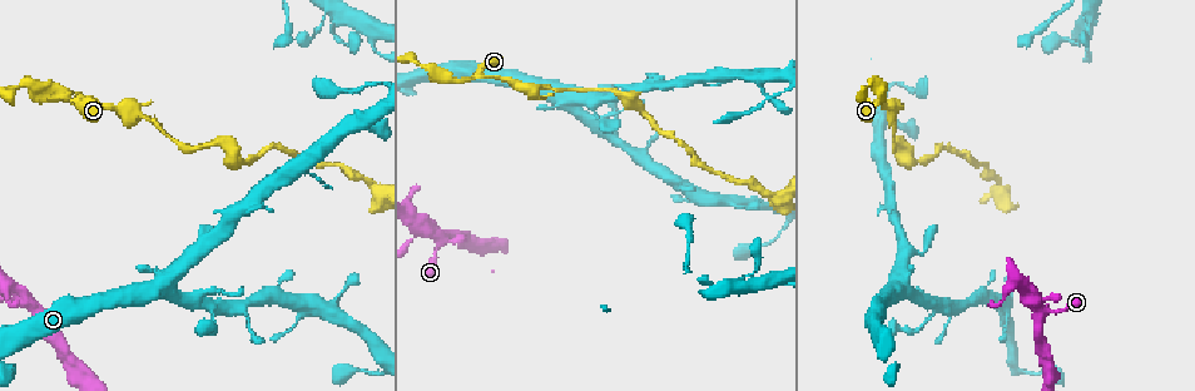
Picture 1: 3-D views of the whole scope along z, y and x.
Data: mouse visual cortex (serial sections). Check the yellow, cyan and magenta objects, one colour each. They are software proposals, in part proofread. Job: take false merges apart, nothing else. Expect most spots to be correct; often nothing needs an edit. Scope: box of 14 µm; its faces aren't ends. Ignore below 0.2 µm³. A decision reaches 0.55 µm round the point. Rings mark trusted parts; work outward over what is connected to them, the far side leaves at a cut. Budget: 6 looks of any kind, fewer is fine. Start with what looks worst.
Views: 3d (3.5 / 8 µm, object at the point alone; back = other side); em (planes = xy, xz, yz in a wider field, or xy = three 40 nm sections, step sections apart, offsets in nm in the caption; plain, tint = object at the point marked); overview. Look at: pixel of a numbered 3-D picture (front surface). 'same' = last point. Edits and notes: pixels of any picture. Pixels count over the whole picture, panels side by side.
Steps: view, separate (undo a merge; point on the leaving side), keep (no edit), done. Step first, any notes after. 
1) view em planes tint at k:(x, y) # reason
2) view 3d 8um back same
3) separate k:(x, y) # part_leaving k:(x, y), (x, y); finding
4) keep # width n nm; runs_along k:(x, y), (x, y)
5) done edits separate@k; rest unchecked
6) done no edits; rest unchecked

view 3d 3.5um at 1:(158, 285)

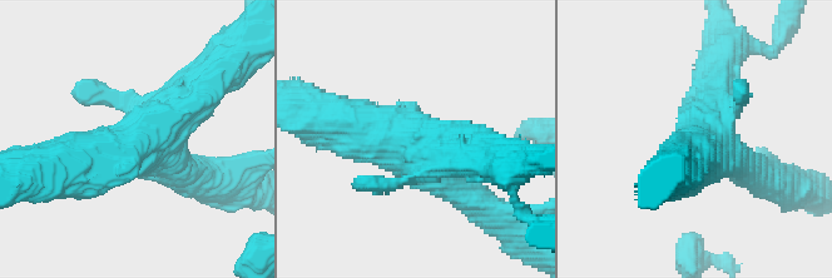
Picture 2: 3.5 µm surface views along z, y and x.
view em xy step 5 tint at 2:(139, 144)

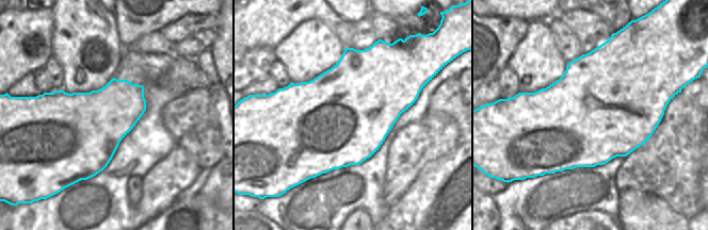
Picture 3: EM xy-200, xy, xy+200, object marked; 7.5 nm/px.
keep # runs_along 2:(64, 168), (133, 149), (198, 88); one cell here

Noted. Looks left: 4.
view 3d 3.5um at 1:(57, 88) # calibre changes

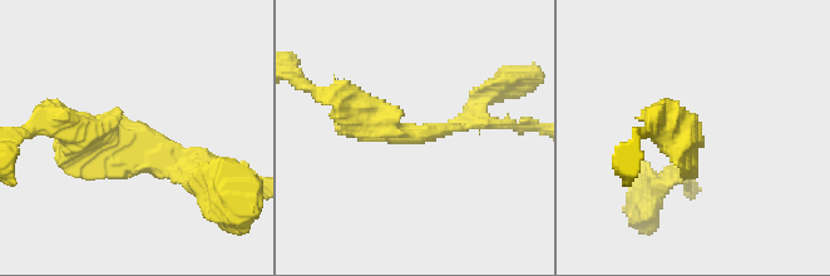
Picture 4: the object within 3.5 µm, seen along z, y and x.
view em xy step 5 tint at 4:(415, 132) # shape alone is not enough

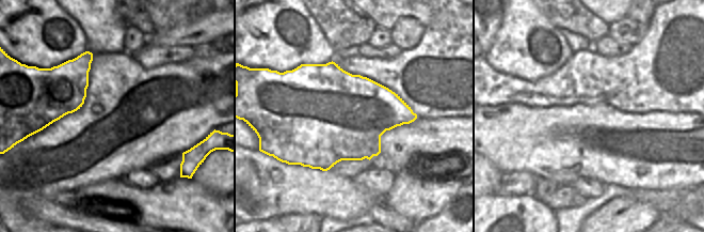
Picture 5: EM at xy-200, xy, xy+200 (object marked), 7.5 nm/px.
view em xy step 3 tint same # another direction

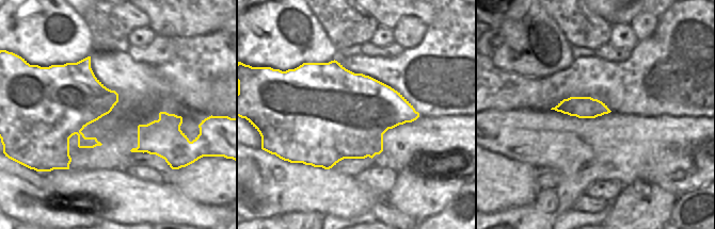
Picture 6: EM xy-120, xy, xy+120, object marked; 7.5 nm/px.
keep # runs_along 4:(193, 181), (58, 119); all the same cell

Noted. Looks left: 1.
done no edits; rest unchecked

